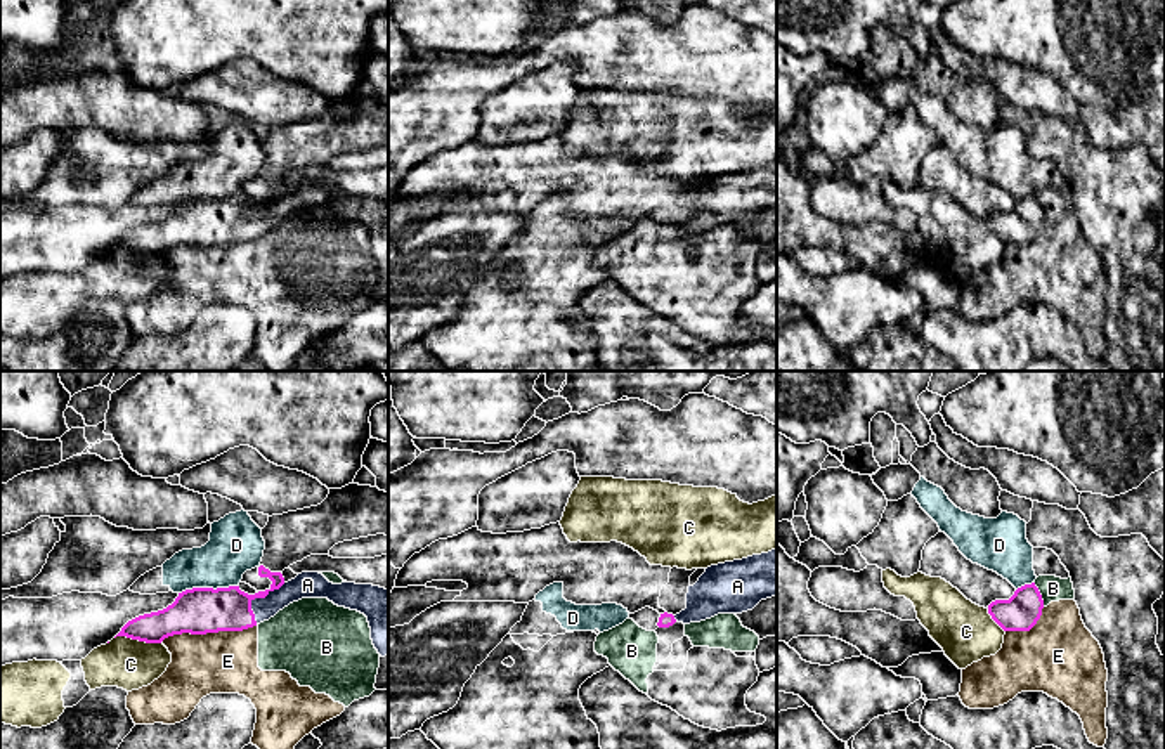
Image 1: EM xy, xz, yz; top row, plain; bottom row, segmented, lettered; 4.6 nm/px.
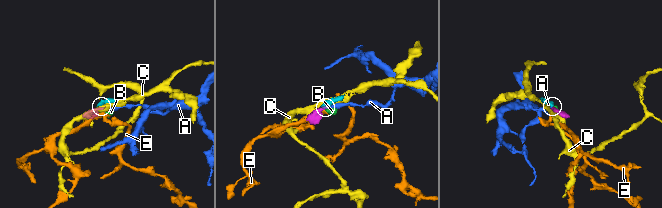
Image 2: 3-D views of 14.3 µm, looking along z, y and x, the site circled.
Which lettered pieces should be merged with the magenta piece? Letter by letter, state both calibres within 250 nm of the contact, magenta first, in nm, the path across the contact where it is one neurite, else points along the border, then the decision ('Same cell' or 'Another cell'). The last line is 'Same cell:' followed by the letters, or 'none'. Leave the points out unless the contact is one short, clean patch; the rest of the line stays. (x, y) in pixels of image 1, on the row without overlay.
A: Thickness 200 nm (magenta) against 130 nm. Path across: xy (205, 222), (245, 221), (257, 208), (278, 208), (307, 196). Same cell
B: Thickness 170 nm (magenta) against 120 nm. Boundary: yz (1034, 195), (1044, 217). Another cell
C: Thickness 170 nm (magenta) against 240 nm. Another cell
D: Thickness 220 nm (magenta) against 260 nm. Boundary: xy (238, 196), (186, 200), (179, 205). Another cell
E: Thickness 220 nm (magenta) against 280 nm. Another cell
Same cell: A

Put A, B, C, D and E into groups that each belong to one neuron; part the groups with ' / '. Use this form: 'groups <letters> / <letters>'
groups A / B E / C / D

